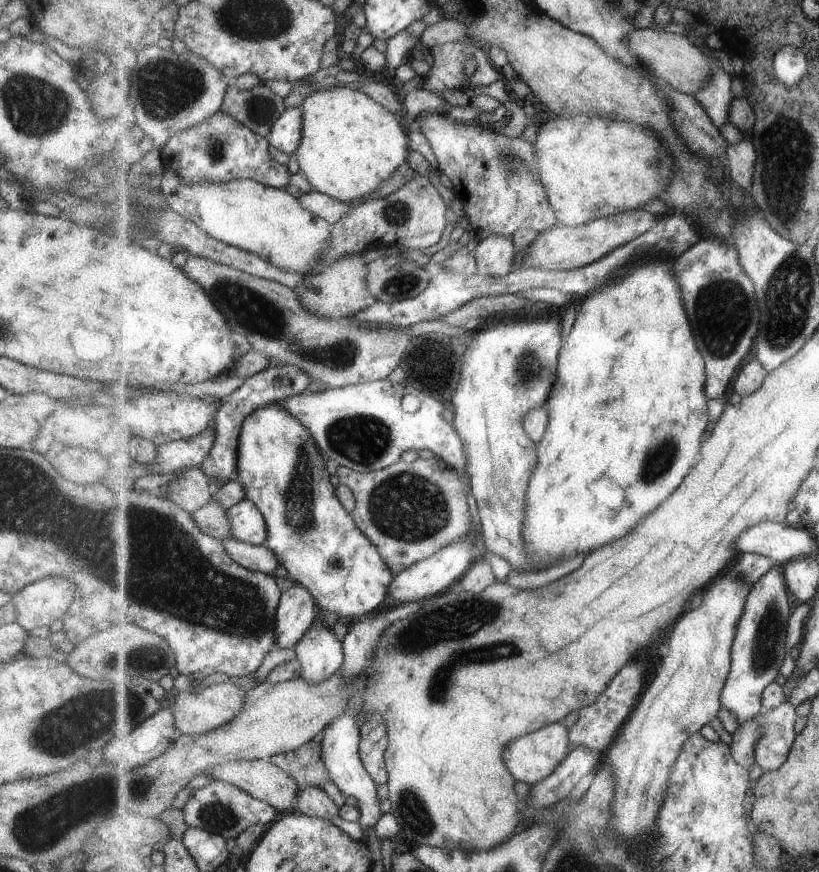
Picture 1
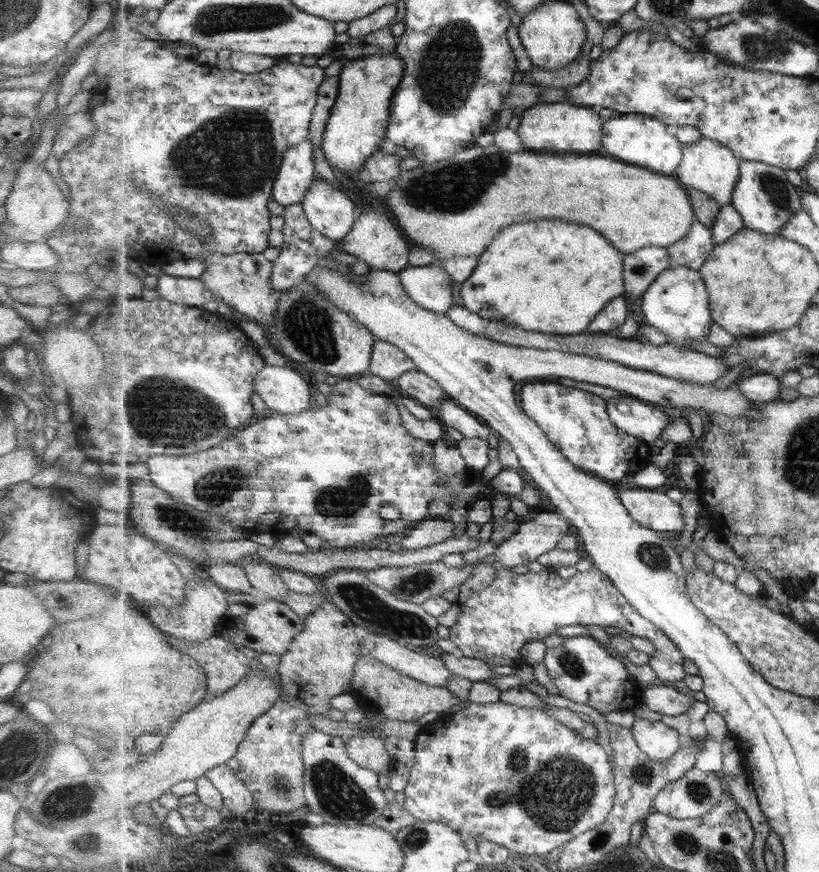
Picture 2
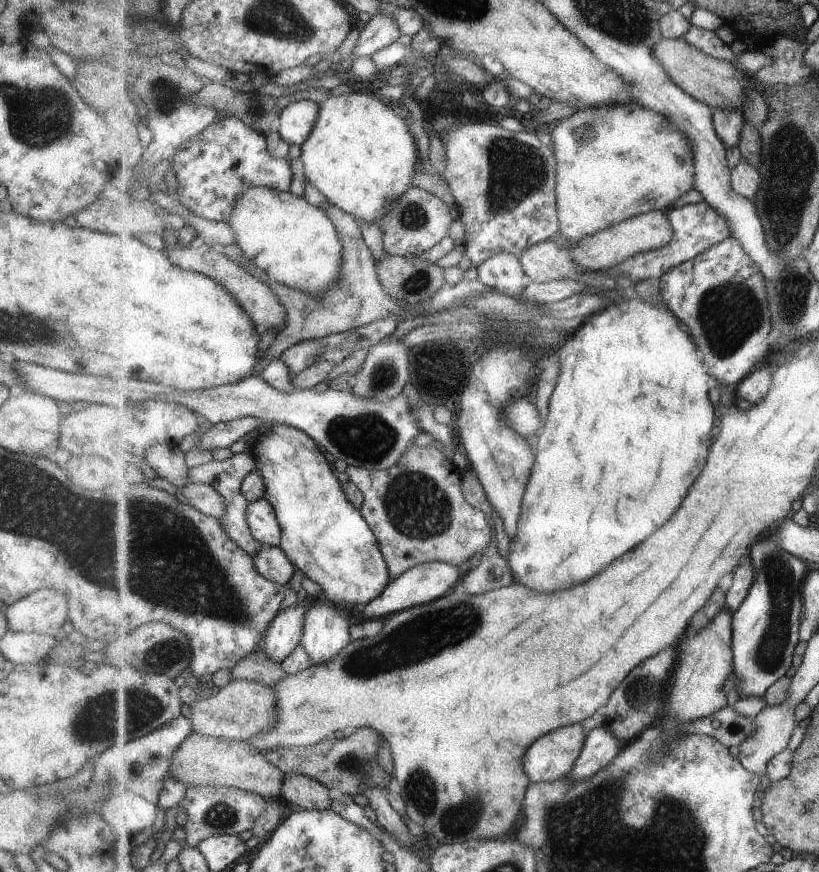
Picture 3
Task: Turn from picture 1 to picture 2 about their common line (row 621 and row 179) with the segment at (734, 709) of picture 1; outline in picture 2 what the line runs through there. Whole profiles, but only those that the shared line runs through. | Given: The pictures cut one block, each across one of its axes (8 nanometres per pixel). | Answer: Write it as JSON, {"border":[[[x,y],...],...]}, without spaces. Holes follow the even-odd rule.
{"border":[[[742,160],[740,169],[741,176],[731,203],[739,210],[747,228],[765,234],[779,235],[787,222],[803,210],[800,189],[787,180],[785,169],[778,166],[771,166],[764,162]]]}

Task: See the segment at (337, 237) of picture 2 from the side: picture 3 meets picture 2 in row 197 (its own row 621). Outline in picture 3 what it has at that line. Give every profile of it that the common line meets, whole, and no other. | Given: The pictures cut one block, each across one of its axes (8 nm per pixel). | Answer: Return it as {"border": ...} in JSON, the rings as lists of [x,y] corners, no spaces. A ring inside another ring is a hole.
{"border":[[[325,597],[307,610],[302,644],[313,665],[335,660],[339,652],[351,644],[347,611],[336,610],[336,605]]]}

